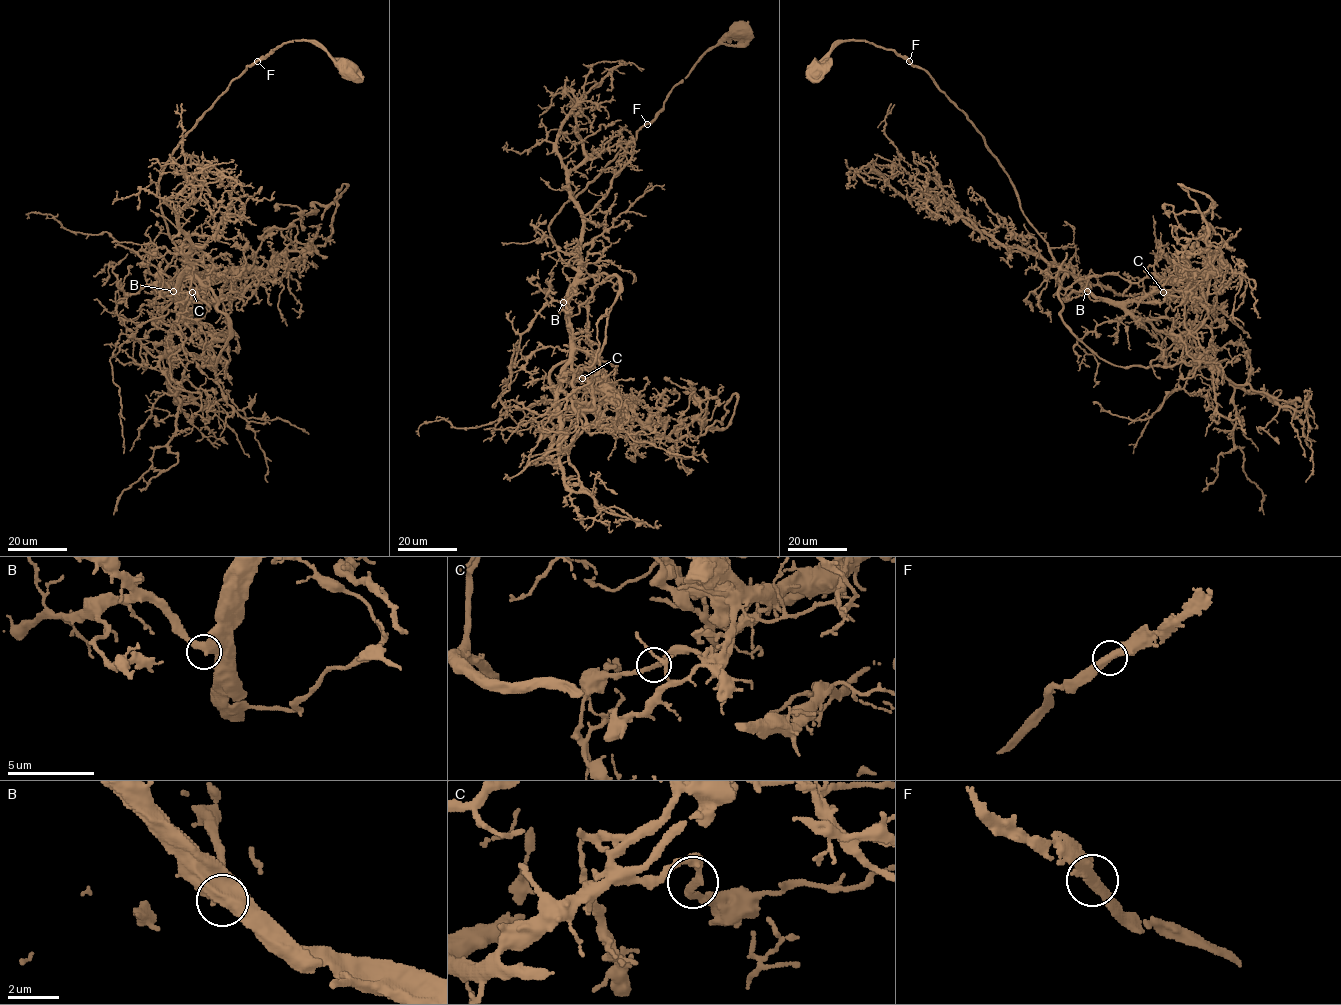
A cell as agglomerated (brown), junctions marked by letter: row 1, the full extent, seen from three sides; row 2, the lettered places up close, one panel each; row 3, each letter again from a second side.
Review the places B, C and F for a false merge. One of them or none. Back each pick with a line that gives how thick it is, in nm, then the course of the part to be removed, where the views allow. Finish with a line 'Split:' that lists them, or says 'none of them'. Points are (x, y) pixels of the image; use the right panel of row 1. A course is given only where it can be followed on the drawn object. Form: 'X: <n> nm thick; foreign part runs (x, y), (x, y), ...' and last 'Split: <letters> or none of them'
C: 240 nm thick; foreign part runs (1162, 291), (1154, 289), (1162, 281), (1209, 263), (1202, 219), (1214, 203), (1181, 185)
Split: C

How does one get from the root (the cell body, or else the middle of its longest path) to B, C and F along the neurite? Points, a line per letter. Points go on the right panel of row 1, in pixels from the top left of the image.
B: (816, 70), (841, 42), (863, 40), (923, 68), (985, 140), (1053, 259), (1087, 291)
C: (816, 70), (841, 42), (863, 40), (923, 68), (985, 140), (1061, 267), (1103, 300), (1162, 291)
F: (816, 70), (838, 43), (848, 40), (863, 40), (893, 49), (908, 61)

